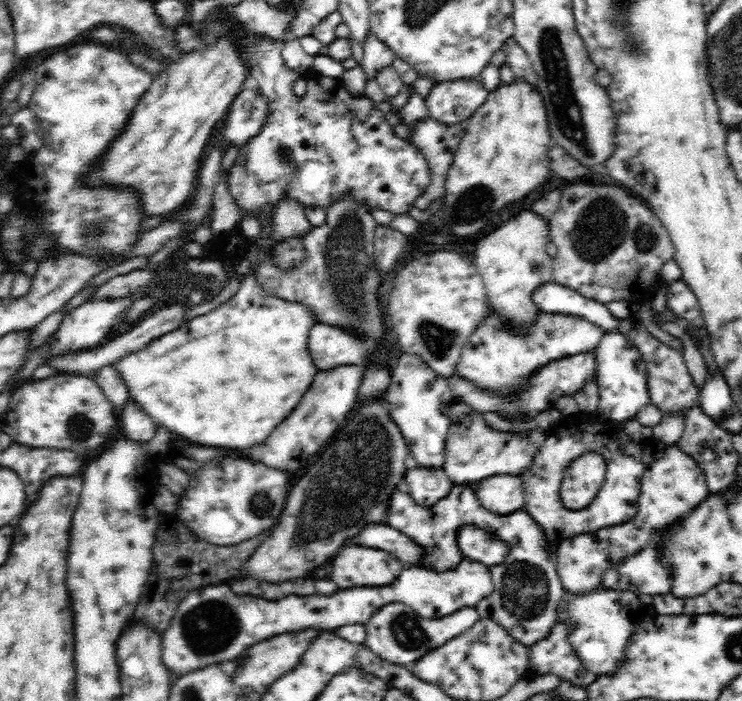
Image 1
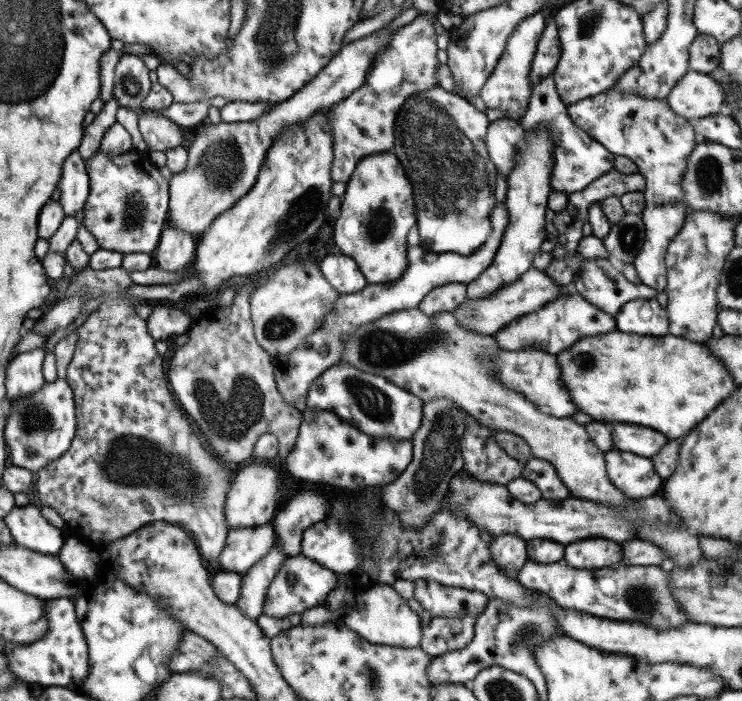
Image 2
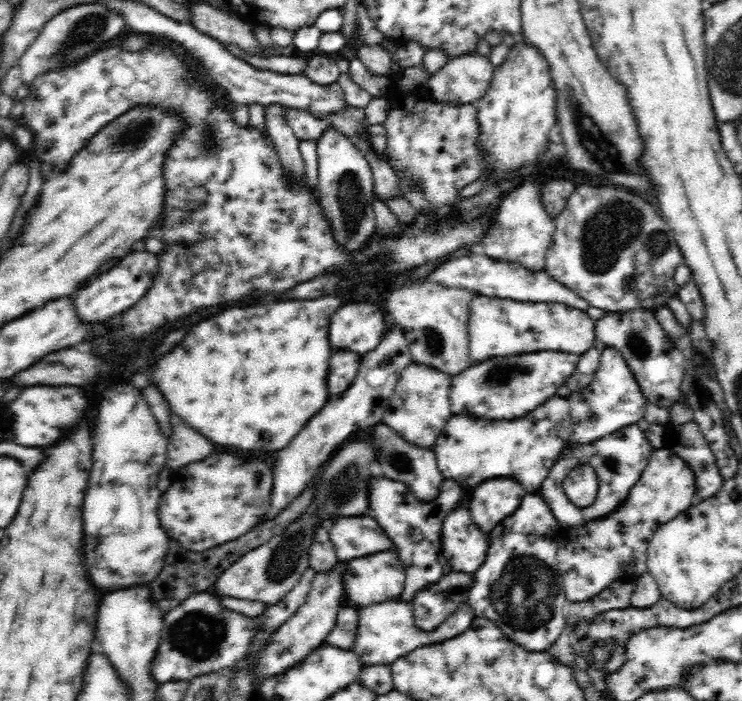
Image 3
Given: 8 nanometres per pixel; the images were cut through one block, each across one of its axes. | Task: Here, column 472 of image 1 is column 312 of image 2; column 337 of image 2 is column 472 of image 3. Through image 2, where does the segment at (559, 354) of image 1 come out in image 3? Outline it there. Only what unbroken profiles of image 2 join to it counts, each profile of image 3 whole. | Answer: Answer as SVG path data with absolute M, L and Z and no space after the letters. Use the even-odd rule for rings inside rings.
M476 295L469 303L467 326L469 330L470 357L472 363L482 362L492 356L530 354L536 351L564 351L578 356L598 345L594 330L595 321L585 311L562 303L534 303Z

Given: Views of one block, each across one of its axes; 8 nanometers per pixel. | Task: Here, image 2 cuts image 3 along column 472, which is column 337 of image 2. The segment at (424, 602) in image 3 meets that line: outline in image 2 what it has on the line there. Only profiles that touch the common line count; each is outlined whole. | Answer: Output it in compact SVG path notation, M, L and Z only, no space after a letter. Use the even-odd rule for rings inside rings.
M301 555L285 557L267 587L262 614L283 618L290 614L302 613L317 603L322 604L329 591L335 586L337 578L338 575L335 572L319 566L309 558Z

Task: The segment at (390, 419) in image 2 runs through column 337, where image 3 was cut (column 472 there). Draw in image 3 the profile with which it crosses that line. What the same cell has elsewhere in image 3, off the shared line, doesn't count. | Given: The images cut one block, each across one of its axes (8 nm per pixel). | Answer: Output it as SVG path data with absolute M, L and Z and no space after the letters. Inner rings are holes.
M536 351L530 354L492 356L452 377L451 416L474 416L486 420L512 420L534 410L556 394L576 370L580 356L564 351Z

